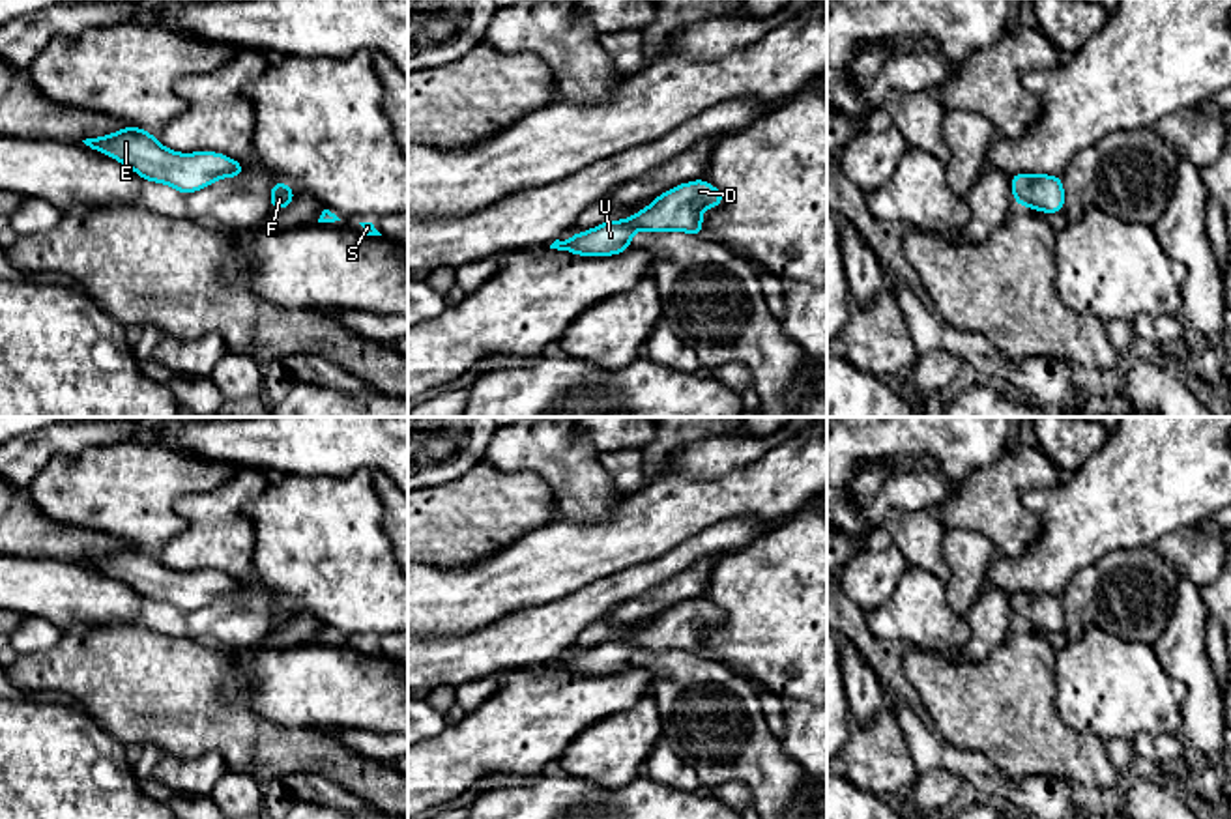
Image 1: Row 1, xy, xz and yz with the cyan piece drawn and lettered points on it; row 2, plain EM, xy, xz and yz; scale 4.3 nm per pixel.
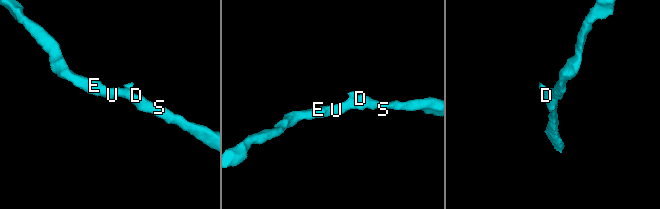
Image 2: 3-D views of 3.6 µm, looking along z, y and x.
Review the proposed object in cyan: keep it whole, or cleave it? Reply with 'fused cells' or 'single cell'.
single cell

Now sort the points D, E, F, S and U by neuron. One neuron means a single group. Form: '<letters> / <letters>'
D E F S U

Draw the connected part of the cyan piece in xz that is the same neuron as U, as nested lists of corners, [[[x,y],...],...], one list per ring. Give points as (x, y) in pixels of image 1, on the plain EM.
[[[705,598],[675,604],[659,613],[630,638],[606,639],[587,651],[576,651],[569,660],[556,658],[550,668],[580,675],[612,675],[630,668],[630,654],[645,651],[687,651],[703,654],[702,630],[724,623],[724,613]]]

